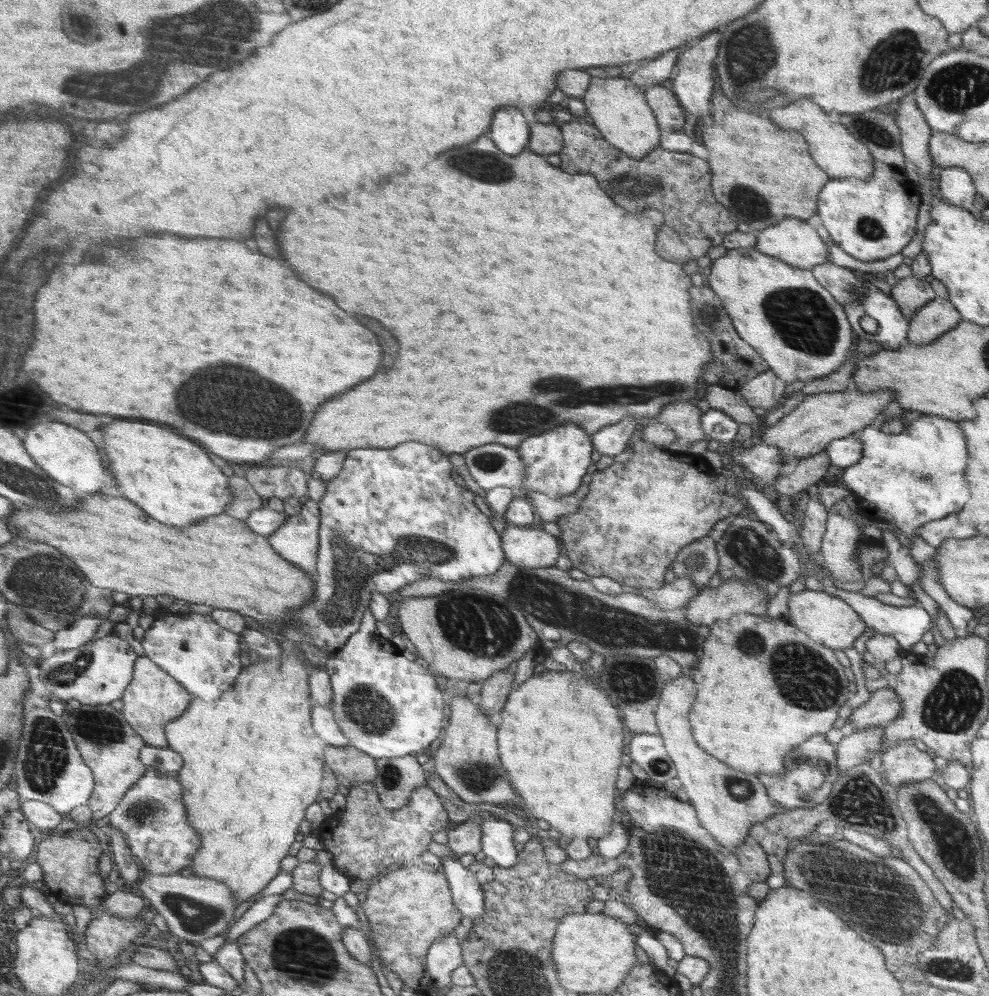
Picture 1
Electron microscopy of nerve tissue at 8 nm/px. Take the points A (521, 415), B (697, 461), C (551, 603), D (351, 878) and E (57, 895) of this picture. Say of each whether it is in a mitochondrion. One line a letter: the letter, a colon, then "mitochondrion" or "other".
A: mitochondrion
B: other
C: mitochondrion
D: other
E: other

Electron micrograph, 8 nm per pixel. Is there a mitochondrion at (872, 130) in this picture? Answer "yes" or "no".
yes

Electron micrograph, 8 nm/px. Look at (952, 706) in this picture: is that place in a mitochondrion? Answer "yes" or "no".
yes

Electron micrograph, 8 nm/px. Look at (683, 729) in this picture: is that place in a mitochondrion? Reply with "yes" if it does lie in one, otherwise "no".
no

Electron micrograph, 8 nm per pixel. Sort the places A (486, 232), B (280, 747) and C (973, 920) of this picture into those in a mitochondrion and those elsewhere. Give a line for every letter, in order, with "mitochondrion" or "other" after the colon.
A: other
B: other
C: other

